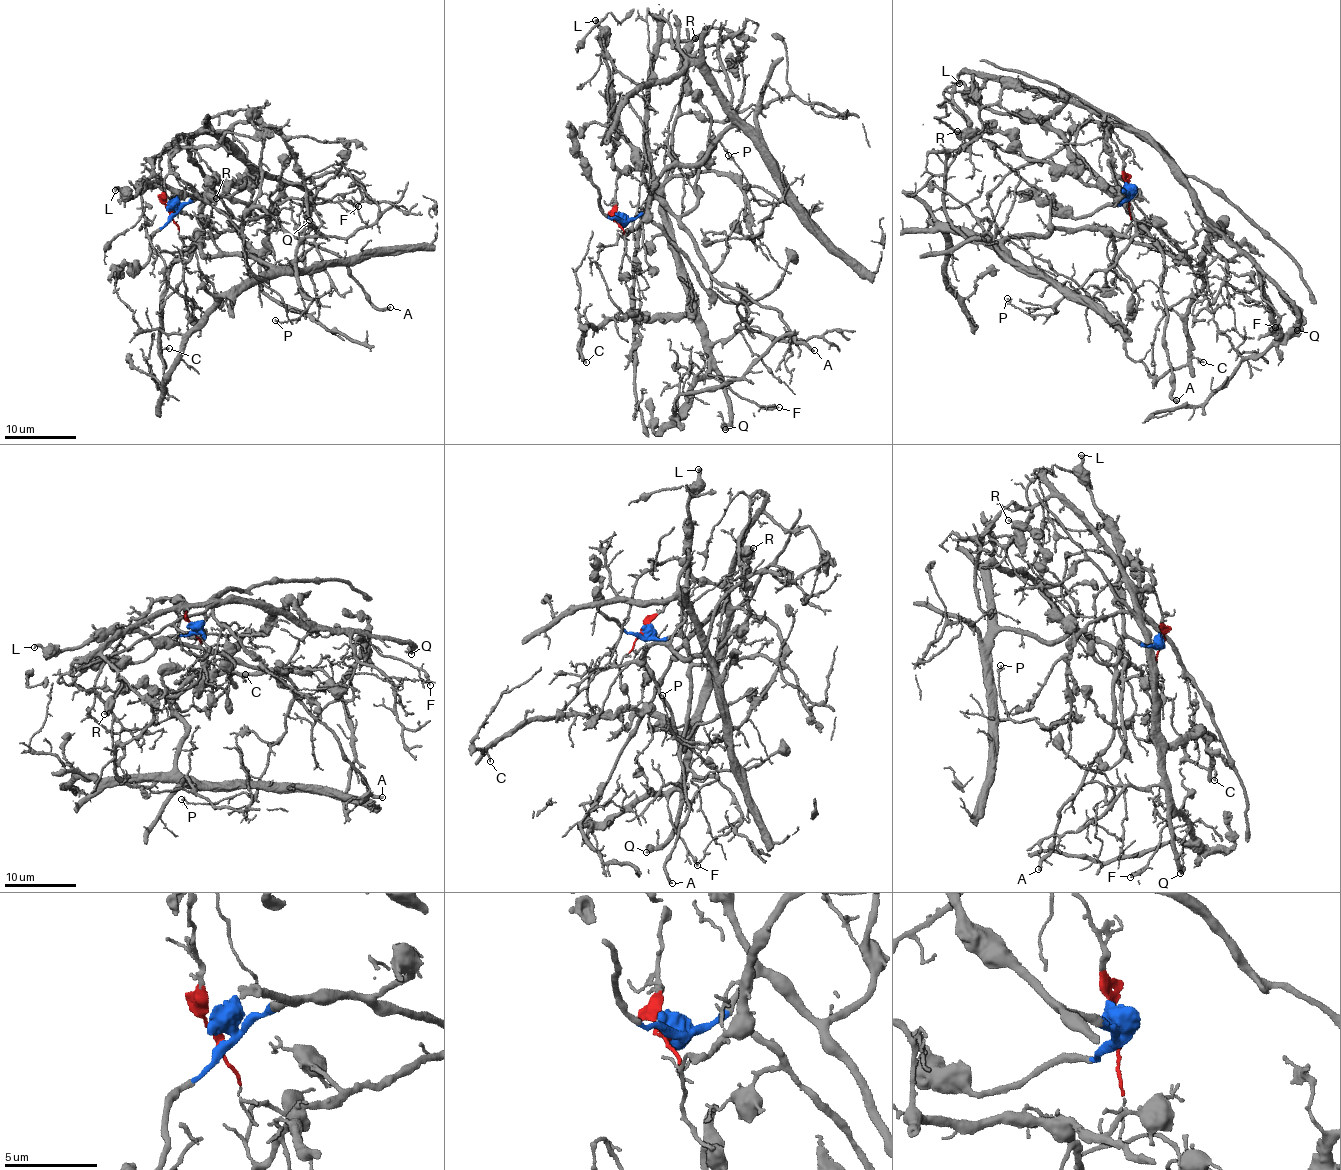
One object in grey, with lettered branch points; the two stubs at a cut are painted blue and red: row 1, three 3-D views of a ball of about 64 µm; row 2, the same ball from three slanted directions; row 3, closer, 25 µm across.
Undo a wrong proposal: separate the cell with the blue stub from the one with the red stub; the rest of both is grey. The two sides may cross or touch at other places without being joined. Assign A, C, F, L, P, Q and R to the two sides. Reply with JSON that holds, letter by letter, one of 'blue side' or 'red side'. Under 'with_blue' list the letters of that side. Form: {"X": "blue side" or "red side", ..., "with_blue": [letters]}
{"A": "blue side", "C": "red side", "F": "red side", "L": "blue side", "P": "red side", "Q": "red side", "R": "blue side", "with_blue": ["A", "L", "R"]}

